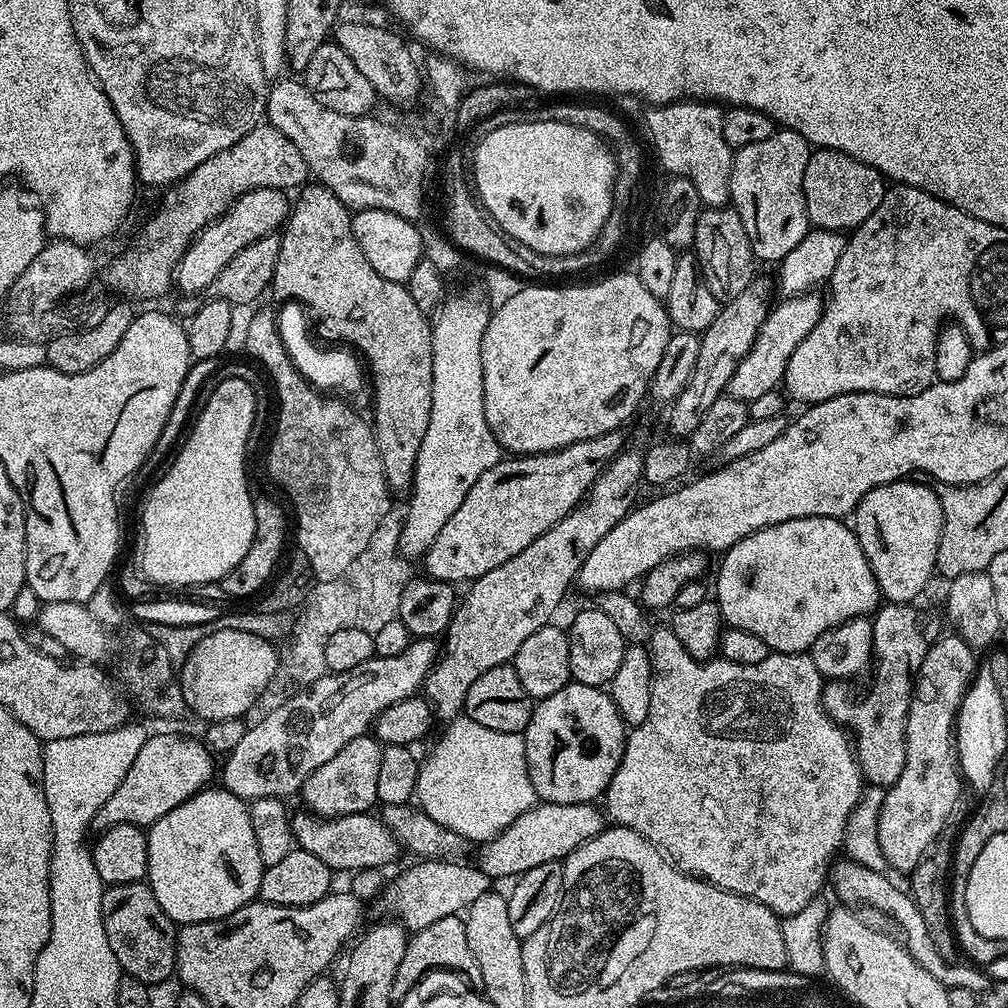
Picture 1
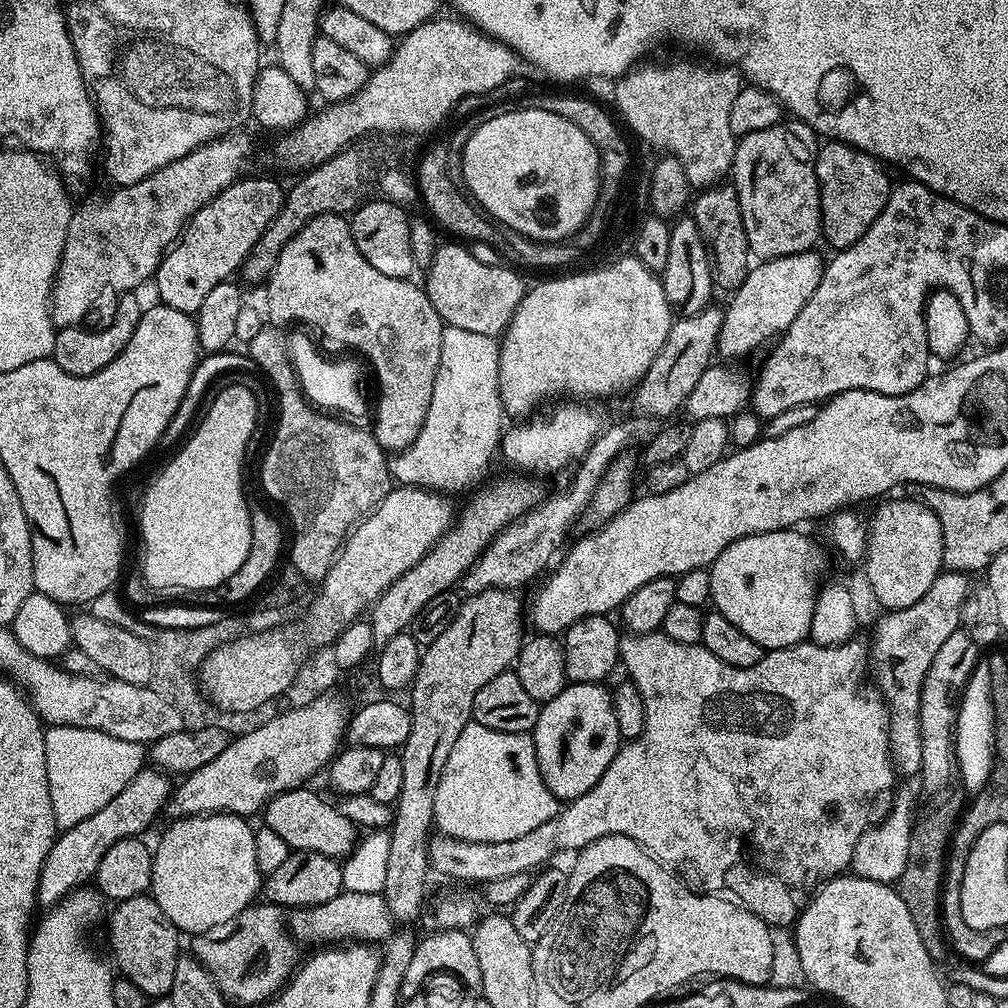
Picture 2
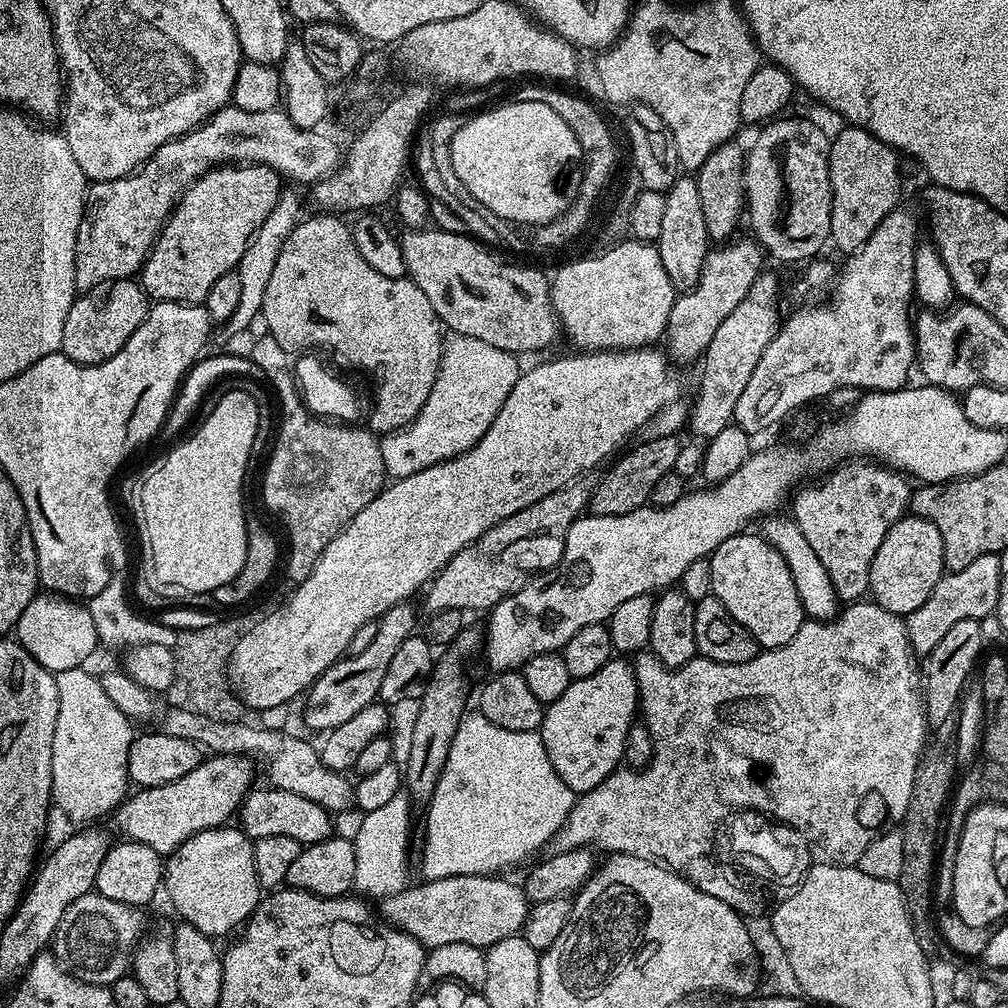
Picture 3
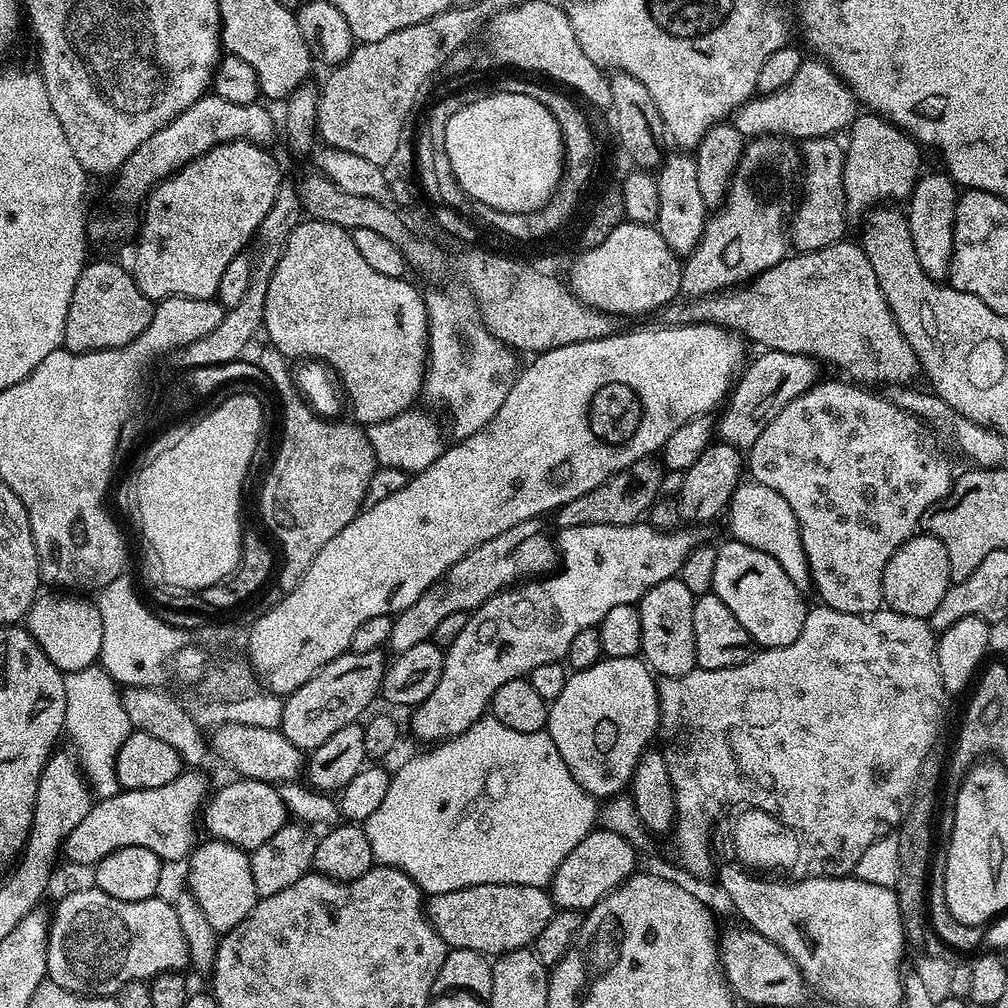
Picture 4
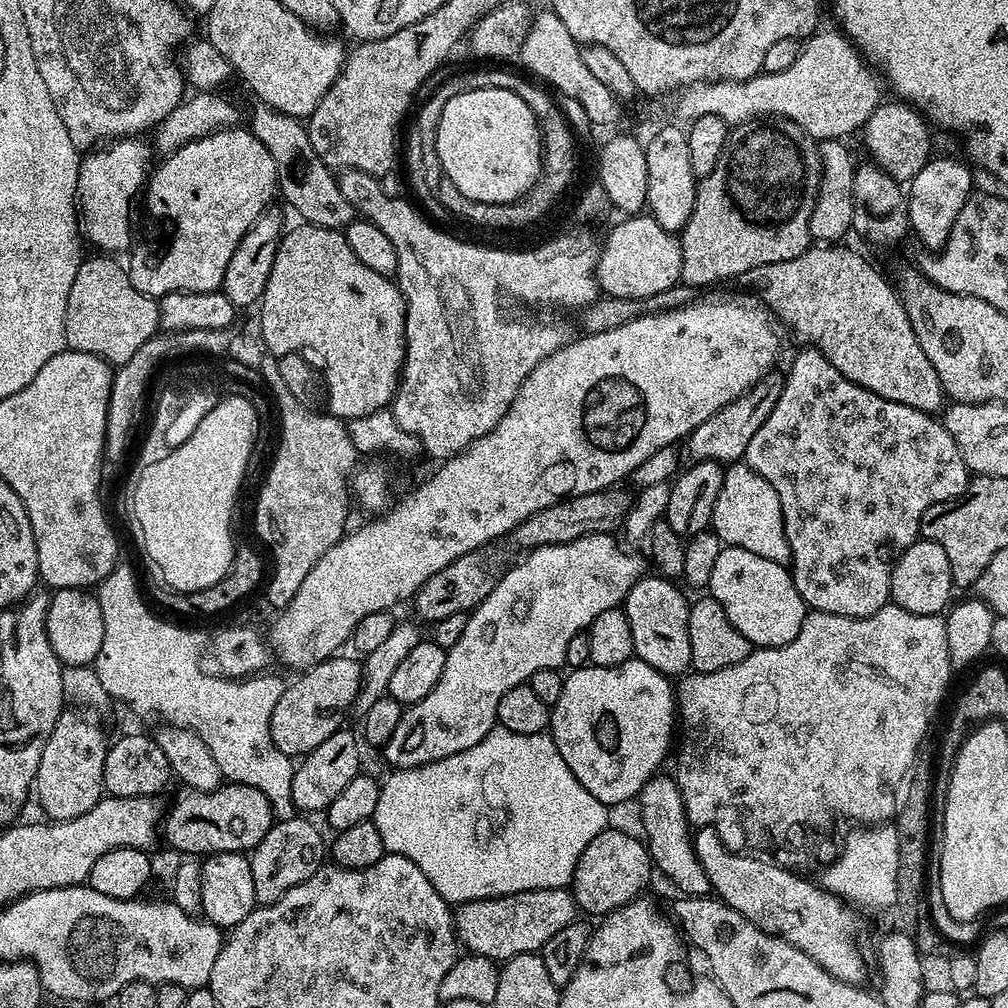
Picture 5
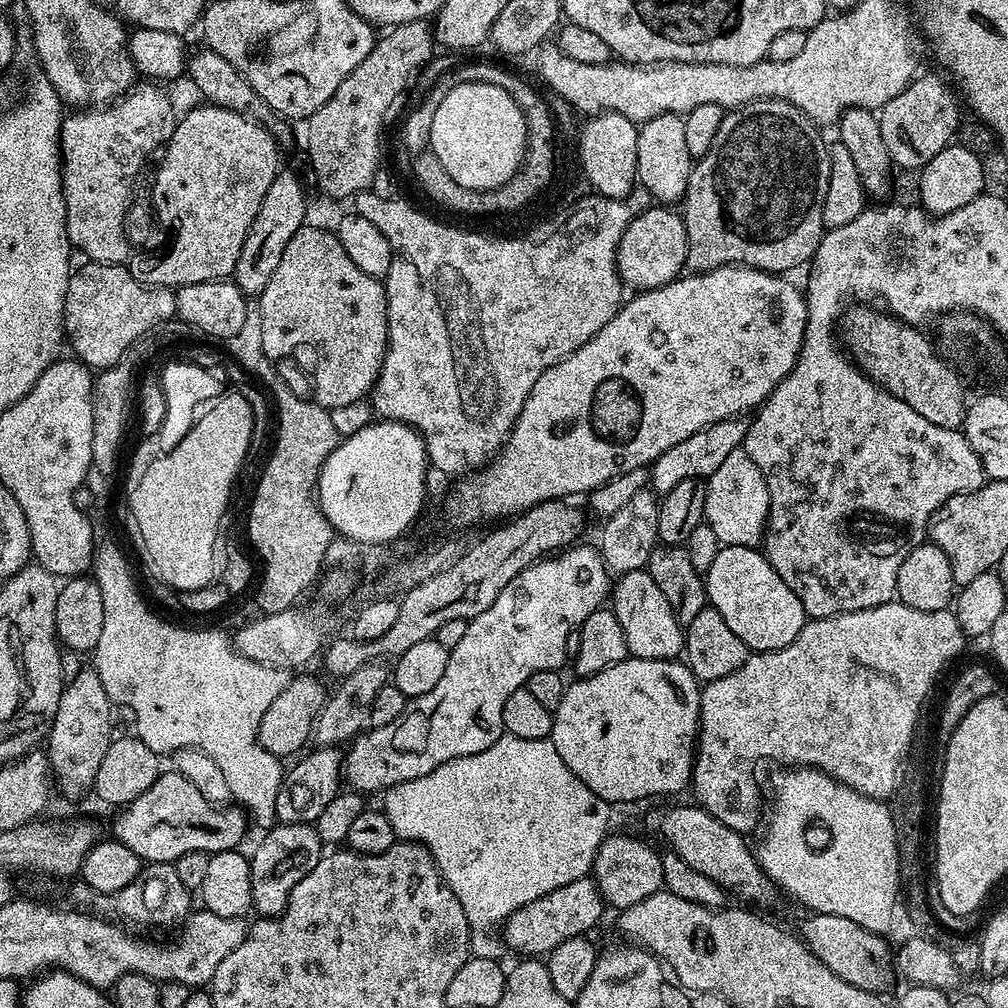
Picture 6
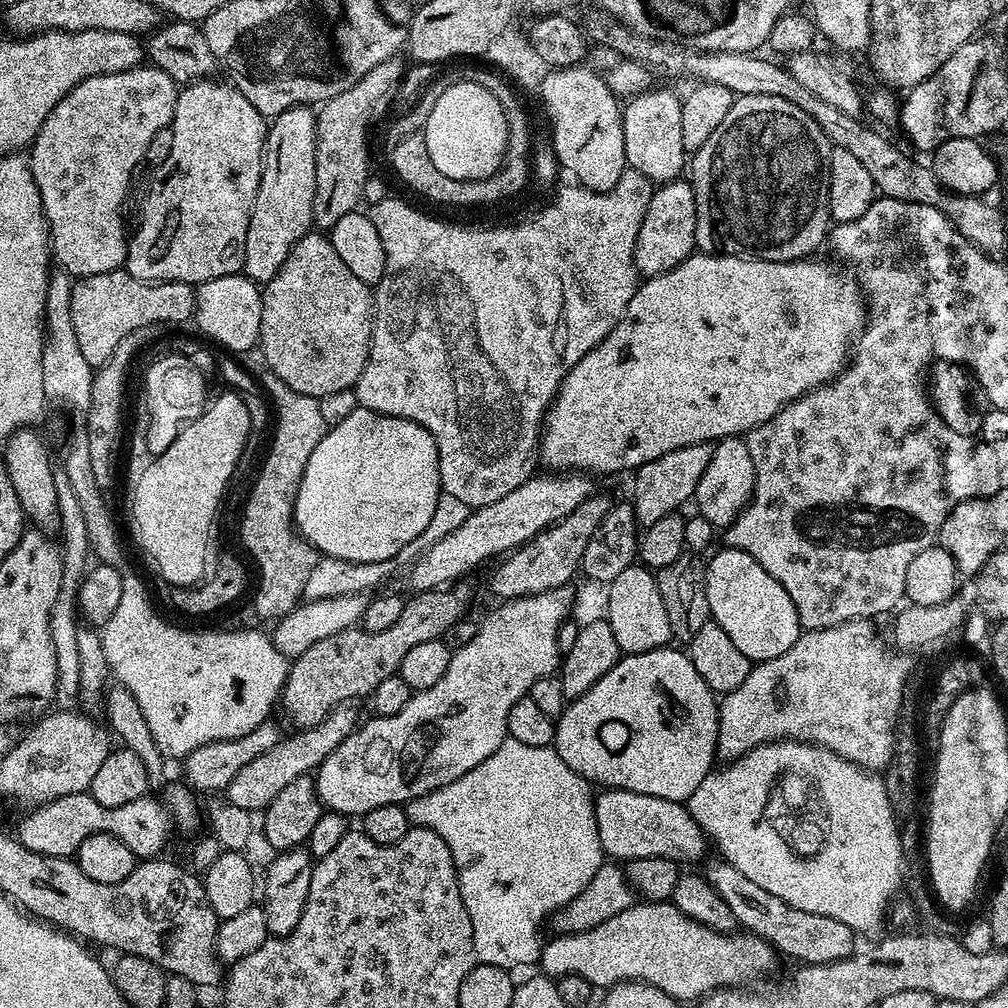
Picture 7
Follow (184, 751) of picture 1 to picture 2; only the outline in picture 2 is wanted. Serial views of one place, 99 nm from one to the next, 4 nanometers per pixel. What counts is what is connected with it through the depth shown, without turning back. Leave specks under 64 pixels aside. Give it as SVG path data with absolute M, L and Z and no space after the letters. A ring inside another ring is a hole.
M145 766L125 786L120 794L111 798L110 802L85 821L78 822L76 828L61 831L56 837L50 854L46 854L42 874L36 891L37 905L53 906L65 896L87 885L98 870L98 862L102 862L106 850L114 846L114 842L122 842L131 836L140 838L144 831L167 809L168 801L174 791L173 781L167 771Z

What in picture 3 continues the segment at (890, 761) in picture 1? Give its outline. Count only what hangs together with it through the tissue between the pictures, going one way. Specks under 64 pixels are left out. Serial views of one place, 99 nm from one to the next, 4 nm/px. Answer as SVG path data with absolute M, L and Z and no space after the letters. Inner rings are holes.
M982 554L982 558L970 562L970 566L966 566L966 570L948 572L941 576L938 586L934 586L930 598L926 598L926 602L922 602L922 606L911 612L906 618L908 641L913 653L917 657L927 658L934 650L934 646L938 646L938 642L942 642L942 637L957 622L982 621L987 616L993 615L998 602L999 585L1000 558L997 554Z

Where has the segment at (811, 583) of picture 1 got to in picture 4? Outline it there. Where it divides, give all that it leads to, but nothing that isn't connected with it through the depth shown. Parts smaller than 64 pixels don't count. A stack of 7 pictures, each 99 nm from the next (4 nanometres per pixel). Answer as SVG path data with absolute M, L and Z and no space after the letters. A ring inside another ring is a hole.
M731 538L725 540L724 545L716 548L712 591L726 602L730 614L742 622L761 649L790 646L802 622L806 622L809 605L804 604L800 597L803 595L770 554L762 554L762 550L754 550L754 546L746 546Z

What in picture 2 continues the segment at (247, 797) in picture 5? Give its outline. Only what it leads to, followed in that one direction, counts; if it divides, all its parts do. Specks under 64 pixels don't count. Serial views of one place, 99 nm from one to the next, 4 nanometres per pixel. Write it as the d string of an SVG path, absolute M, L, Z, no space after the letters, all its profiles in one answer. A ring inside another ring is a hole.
M308 786L291 788L282 794L278 794L273 800L269 800L262 809L263 823L270 830L274 830L274 834L278 834L278 838L282 838L282 842L286 842L289 849L298 852L317 852L318 854L326 854L327 856L337 858L347 857L348 853L358 843L358 829L356 825L350 822L350 818L342 815L335 803L327 804L318 793L311 792L310 789L311 787Z

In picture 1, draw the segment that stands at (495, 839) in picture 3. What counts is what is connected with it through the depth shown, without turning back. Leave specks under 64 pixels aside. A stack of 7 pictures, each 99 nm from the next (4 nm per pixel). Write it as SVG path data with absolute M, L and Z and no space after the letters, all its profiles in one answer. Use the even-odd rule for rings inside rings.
M463 714L445 728L432 753L423 757L416 783L418 807L465 841L493 840L538 803L526 766L524 737L519 732L490 730Z

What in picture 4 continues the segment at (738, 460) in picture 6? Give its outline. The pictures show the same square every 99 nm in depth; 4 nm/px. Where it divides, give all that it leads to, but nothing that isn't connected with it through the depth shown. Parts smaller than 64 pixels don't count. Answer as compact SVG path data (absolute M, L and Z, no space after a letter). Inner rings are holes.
M745 479L732 492L732 500L726 509L727 516L731 539L754 546L754 550L762 550L762 554L770 554L770 558L774 558L774 562L786 570L786 578L794 582L797 590L812 588L810 566L803 550L798 519L794 518L794 510L790 510L790 502L786 502L782 494L770 490L770 486L762 486L762 482Z

